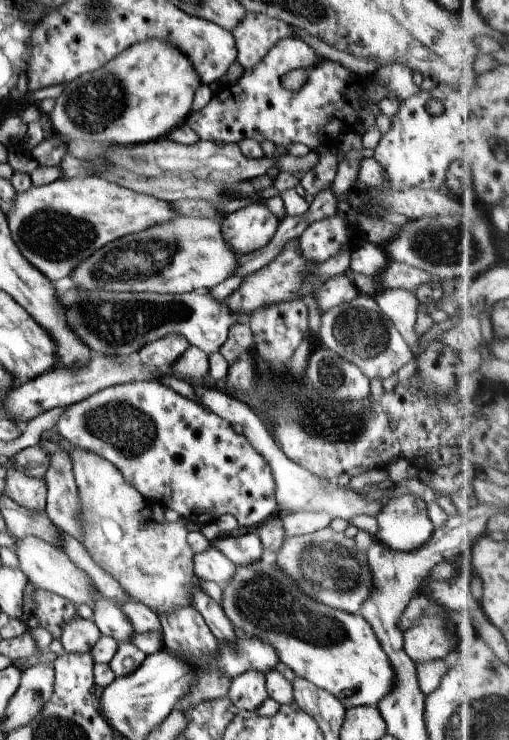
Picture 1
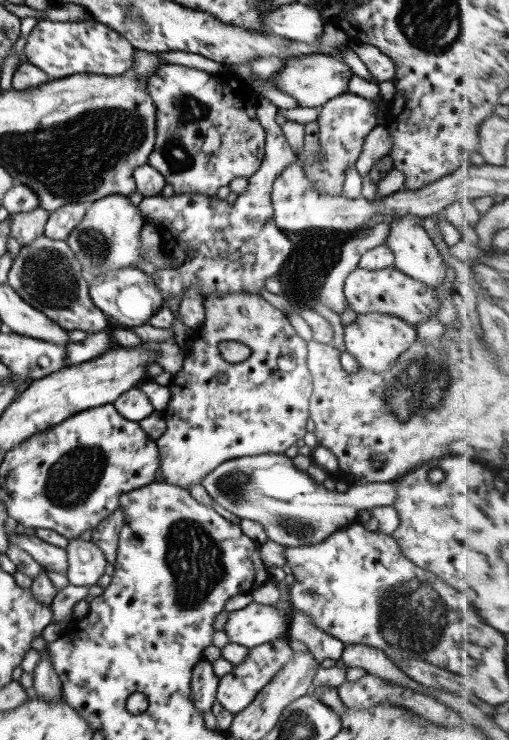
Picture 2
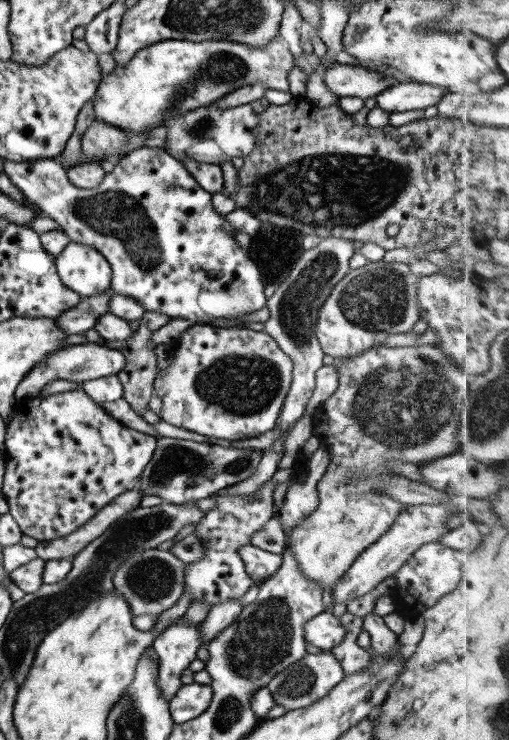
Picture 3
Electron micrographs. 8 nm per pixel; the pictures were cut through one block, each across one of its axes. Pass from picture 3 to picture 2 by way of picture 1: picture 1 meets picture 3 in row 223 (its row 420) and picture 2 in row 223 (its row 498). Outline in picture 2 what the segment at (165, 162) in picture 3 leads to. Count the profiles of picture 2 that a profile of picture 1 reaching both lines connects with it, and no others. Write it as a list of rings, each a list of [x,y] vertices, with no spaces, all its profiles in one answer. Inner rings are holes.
[[[264,97],[259,100],[256,108],[256,117],[259,121],[259,124],[265,131],[263,161],[261,162],[259,168],[251,176],[248,176],[248,187],[246,188],[246,191],[238,194],[233,203],[227,203],[225,200],[219,200],[216,195],[208,196],[205,194],[173,194],[168,198],[164,198],[159,194],[155,196],[143,197],[139,202],[138,209],[141,213],[142,219],[144,220],[144,224],[152,224],[156,228],[157,232],[159,232],[159,236],[161,237],[160,252],[163,254],[163,256],[165,256],[165,258],[174,261],[177,265],[177,269],[157,269],[155,273],[149,274],[151,280],[155,285],[157,285],[157,292],[159,292],[159,296],[161,296],[163,307],[168,308],[168,305],[165,303],[165,301],[169,297],[176,297],[181,300],[181,298],[183,298],[183,292],[187,290],[187,287],[195,287],[195,290],[201,294],[203,301],[205,298],[209,298],[209,296],[217,296],[217,298],[219,298],[219,296],[229,296],[229,294],[249,294],[260,296],[261,290],[265,290],[263,287],[263,281],[265,278],[268,276],[273,276],[273,274],[277,274],[277,270],[279,270],[279,266],[281,266],[281,263],[283,260],[285,260],[287,252],[291,250],[289,240],[287,240],[287,237],[283,234],[282,230],[275,226],[272,204],[270,203],[270,192],[272,189],[273,179],[275,179],[283,169],[289,166],[289,164],[296,163],[294,152],[289,148],[288,142],[285,140],[280,126],[274,121],[277,110],[278,108],[274,104],[271,104],[271,102]]]

